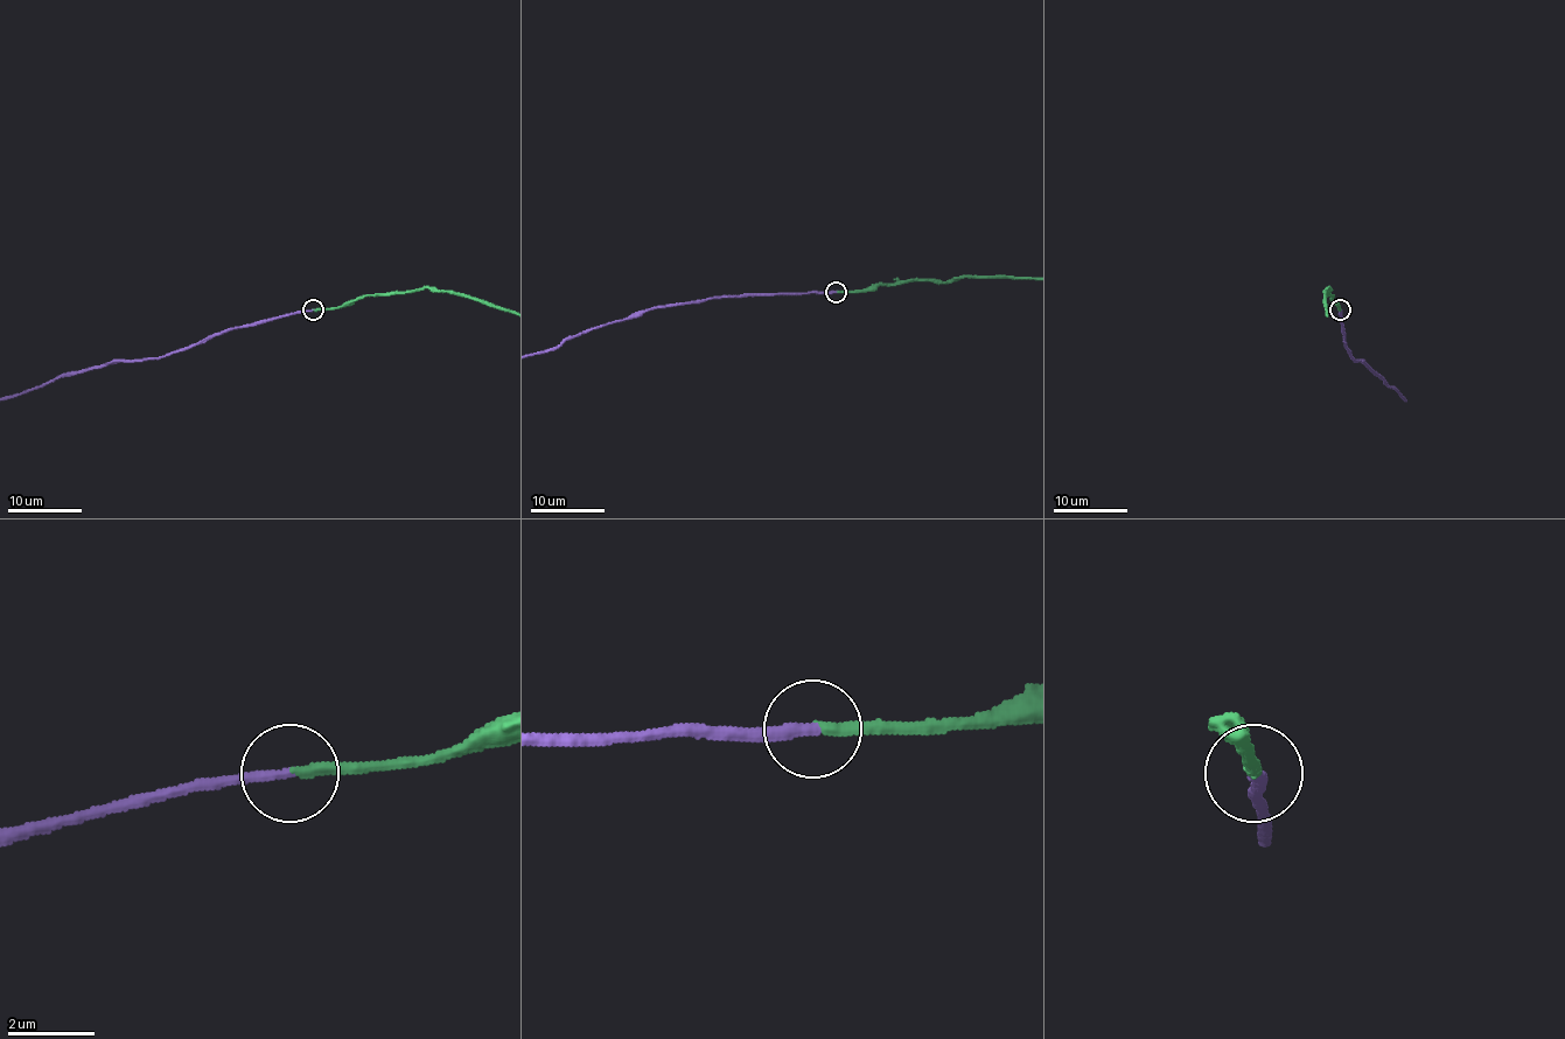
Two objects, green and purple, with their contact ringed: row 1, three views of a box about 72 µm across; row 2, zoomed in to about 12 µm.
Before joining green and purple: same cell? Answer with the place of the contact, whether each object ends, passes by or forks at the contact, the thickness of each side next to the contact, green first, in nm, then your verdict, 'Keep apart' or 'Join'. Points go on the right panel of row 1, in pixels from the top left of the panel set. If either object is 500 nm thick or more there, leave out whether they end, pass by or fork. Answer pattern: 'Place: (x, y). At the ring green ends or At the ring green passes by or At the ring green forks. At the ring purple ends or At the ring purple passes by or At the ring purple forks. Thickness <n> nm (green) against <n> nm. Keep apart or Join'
Place: (1340, 309). At the ring green ends. At the ring purple ends. Thickness 240 nm (green) against 280 nm. Join

